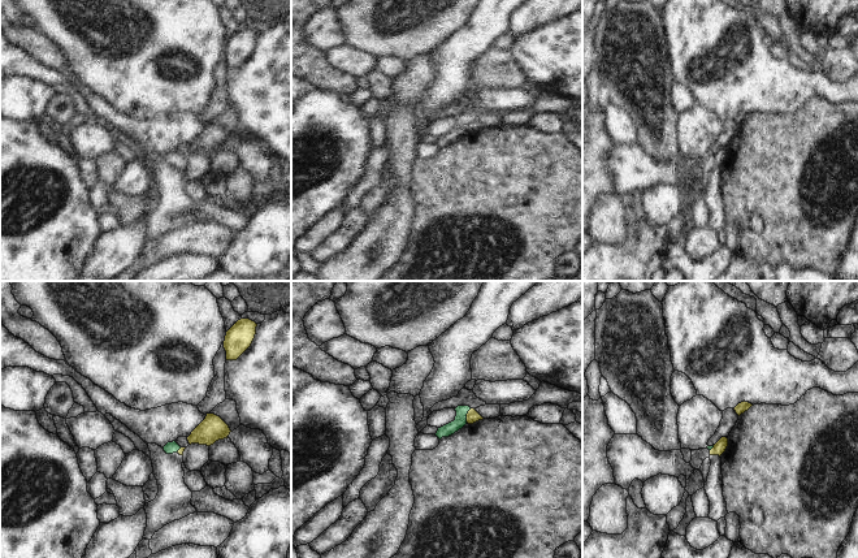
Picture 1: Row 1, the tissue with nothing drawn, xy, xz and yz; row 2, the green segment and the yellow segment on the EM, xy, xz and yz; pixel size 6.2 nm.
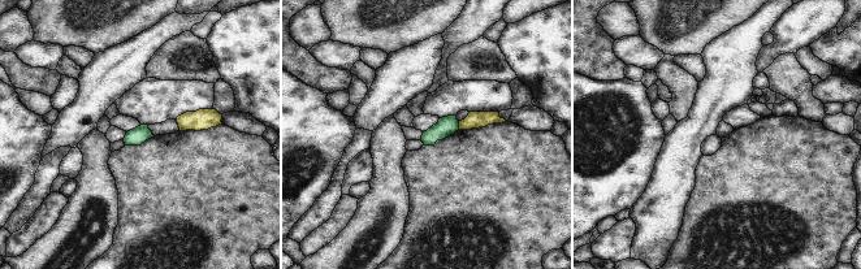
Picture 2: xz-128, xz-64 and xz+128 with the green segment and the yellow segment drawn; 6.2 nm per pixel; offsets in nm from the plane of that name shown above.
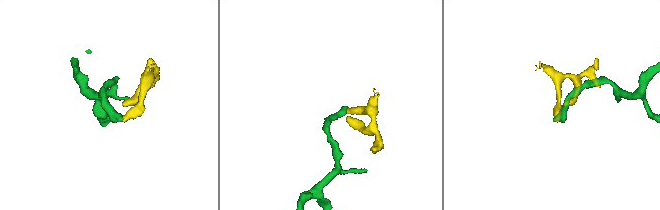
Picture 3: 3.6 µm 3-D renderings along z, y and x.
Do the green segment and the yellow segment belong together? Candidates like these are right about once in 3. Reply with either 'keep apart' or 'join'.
keep apart

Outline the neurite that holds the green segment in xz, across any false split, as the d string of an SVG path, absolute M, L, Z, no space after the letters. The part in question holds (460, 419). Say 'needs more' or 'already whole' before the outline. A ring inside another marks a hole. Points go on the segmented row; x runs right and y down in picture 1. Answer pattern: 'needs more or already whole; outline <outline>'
already whole; outline M458 406L455 408L455 420L438 428L436 436L441 440L442 437L448 437L462 429L467 424L467 414L471 410L469 406Z

